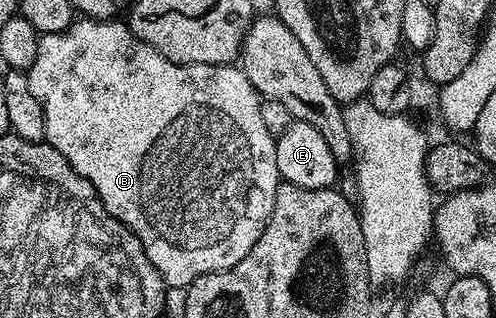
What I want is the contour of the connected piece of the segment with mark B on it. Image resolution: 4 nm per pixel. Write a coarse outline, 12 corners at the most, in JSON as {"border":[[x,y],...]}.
{"border":[[123,20],[41,36],[44,141],[165,286],[250,255],[282,182],[235,64]]}

